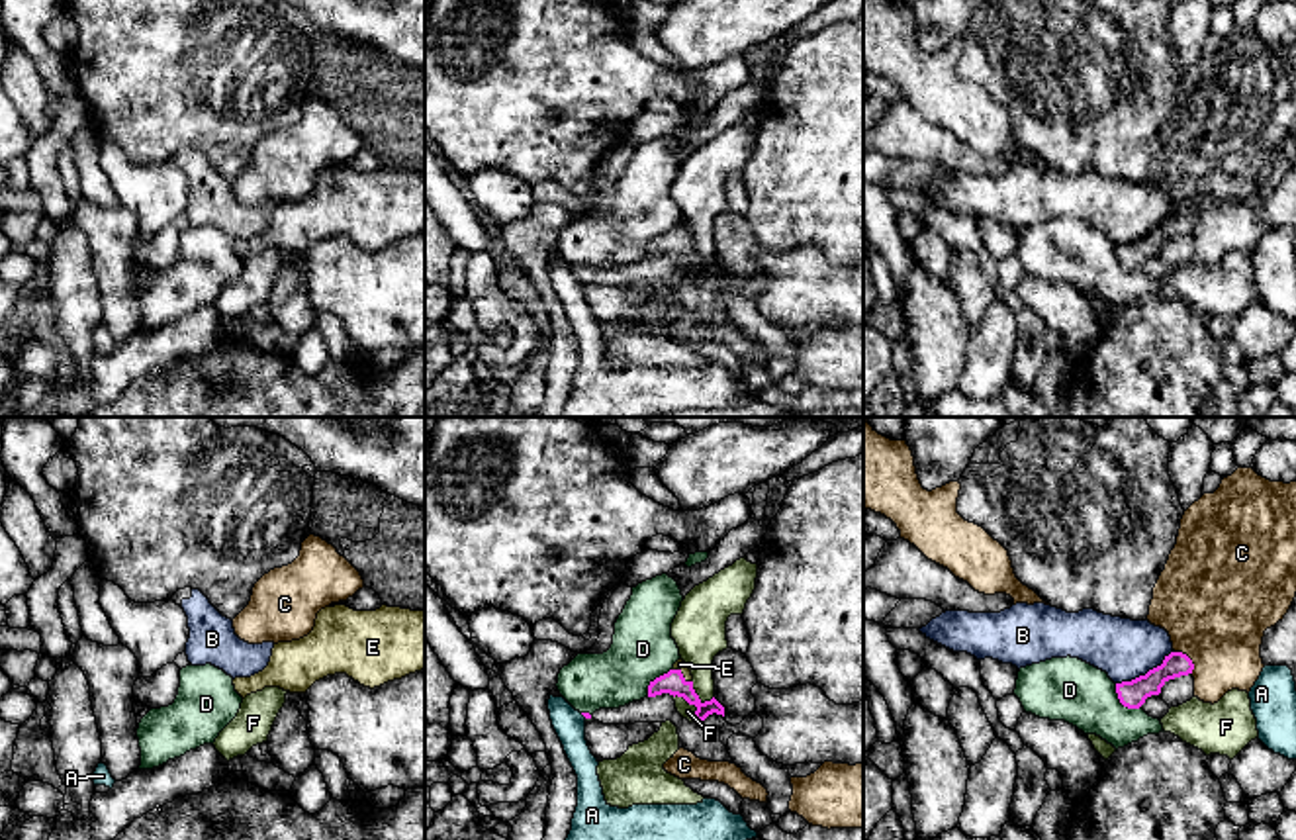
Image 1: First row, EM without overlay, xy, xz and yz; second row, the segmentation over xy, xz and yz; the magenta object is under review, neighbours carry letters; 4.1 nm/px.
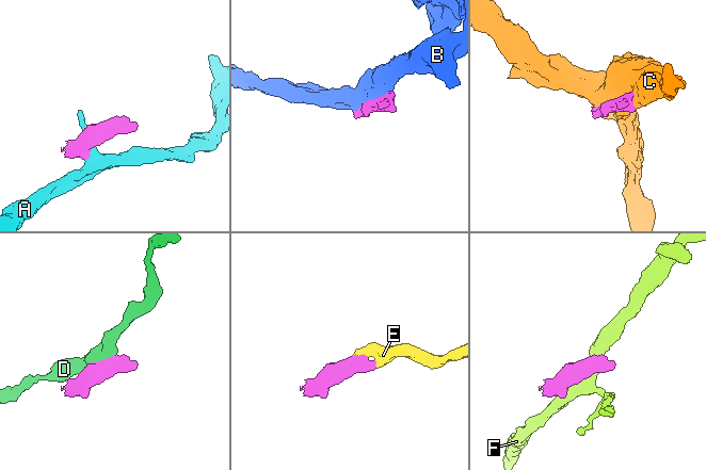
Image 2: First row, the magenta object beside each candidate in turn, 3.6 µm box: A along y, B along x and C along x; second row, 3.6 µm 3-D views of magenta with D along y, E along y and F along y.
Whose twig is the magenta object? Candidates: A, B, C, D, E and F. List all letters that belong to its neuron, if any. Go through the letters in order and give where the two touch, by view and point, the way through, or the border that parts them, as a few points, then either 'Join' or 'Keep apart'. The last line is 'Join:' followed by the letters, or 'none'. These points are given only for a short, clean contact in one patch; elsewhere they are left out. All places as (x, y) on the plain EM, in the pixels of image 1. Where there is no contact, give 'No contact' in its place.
A: Touches magenta at xz (584, 277). Boundary: xz (580, 275), (586, 279). Keep apart
B: Touches magenta at yz (1146, 235). Keep apart
C: Touches magenta at yz (1189, 220). Keep apart
D: Touches magenta at yz (1122, 265). Boundary: yz (1114, 245), (1116, 259), (1124, 267), (1140, 269). Keep apart
E: Touches magenta at xz (682, 235). Join
F: Touches magenta at xz (692, 265). Boundary: xz (674, 257), (695, 269), (694, 282). Keep apart
Join: E

